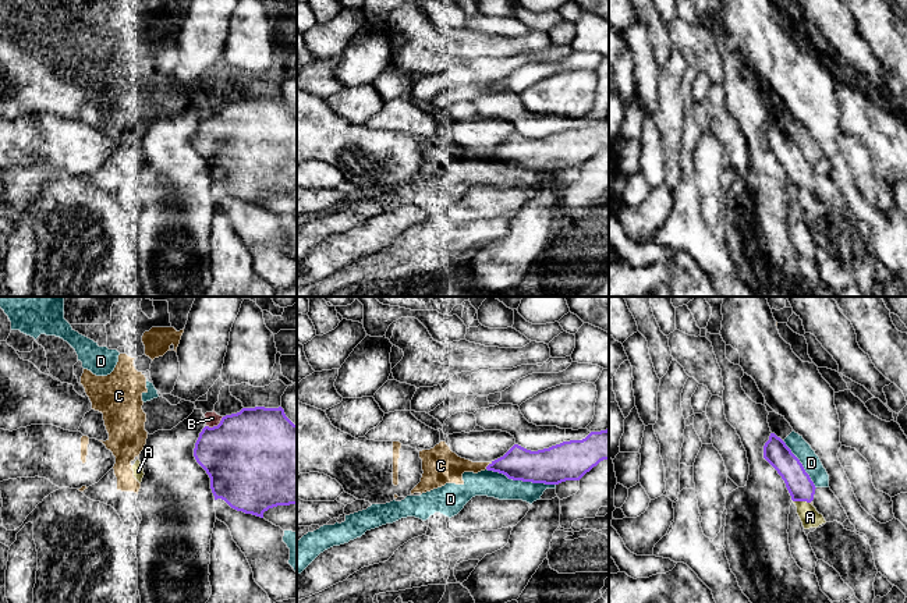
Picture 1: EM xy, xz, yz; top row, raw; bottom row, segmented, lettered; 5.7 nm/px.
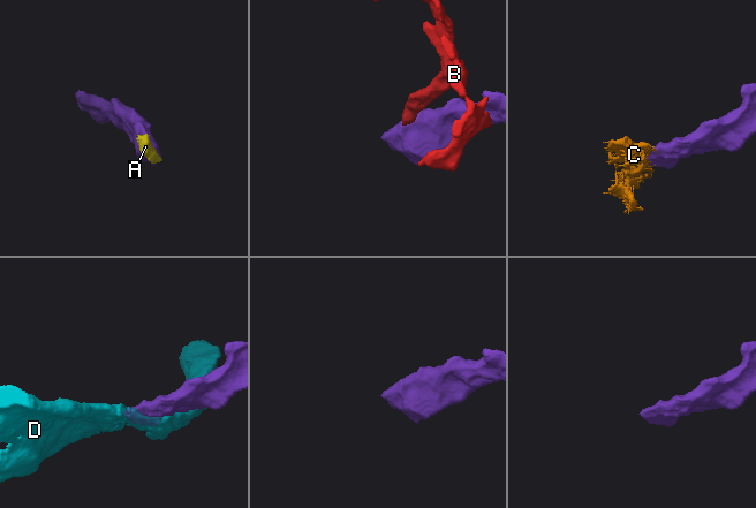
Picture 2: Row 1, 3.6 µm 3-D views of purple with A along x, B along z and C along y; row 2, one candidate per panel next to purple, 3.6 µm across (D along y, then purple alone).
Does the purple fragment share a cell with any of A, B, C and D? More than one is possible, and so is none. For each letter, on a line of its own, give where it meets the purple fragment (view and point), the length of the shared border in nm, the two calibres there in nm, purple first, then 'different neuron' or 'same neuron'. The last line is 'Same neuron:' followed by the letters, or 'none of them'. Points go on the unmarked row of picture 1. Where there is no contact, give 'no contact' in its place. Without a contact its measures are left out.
A: yz (801, 188) | 110 nm | 150/110 nm | different neuron
B: xy (215, 114) | 120 nm | 500/80 nm | different neuron
C: xz (488, 153) | 60 nm | 190/190 nm | same neuron
D: xz (521, 167) | 420 nm | 220/150 nm | different neuron
Same neuron: C

